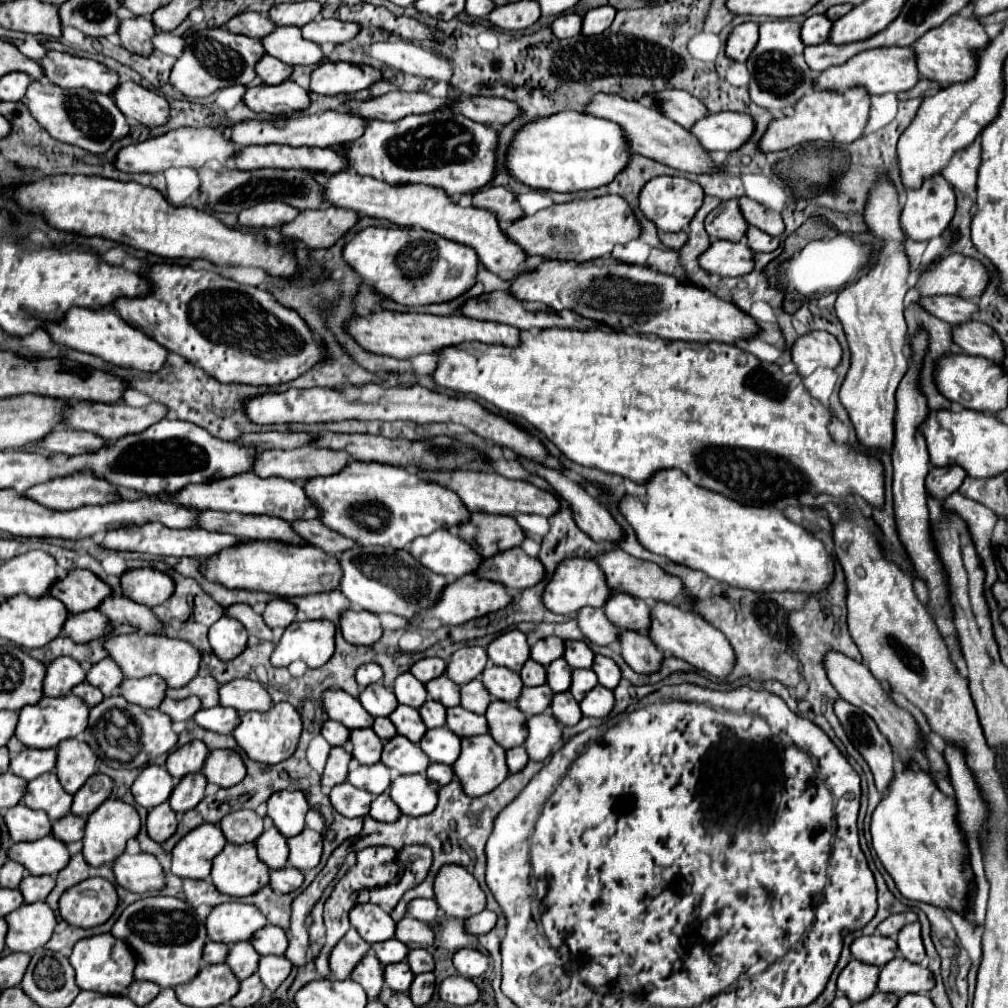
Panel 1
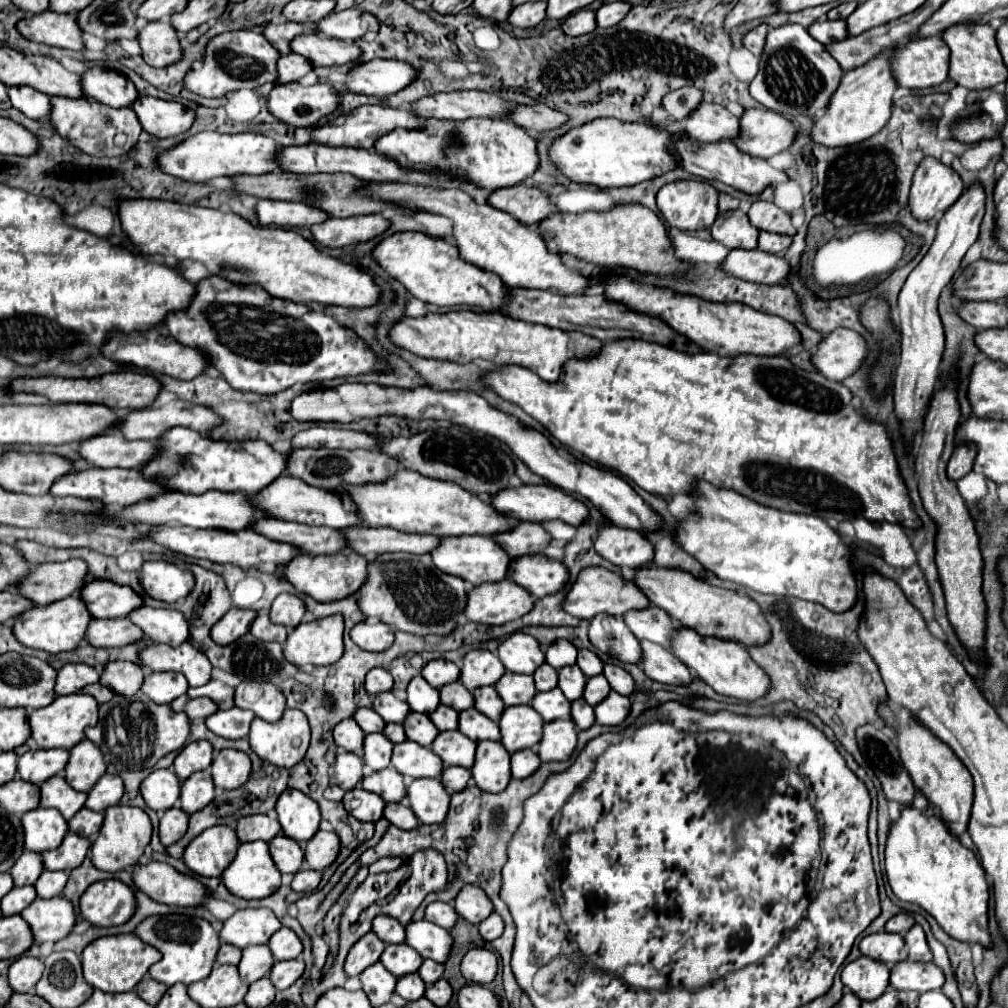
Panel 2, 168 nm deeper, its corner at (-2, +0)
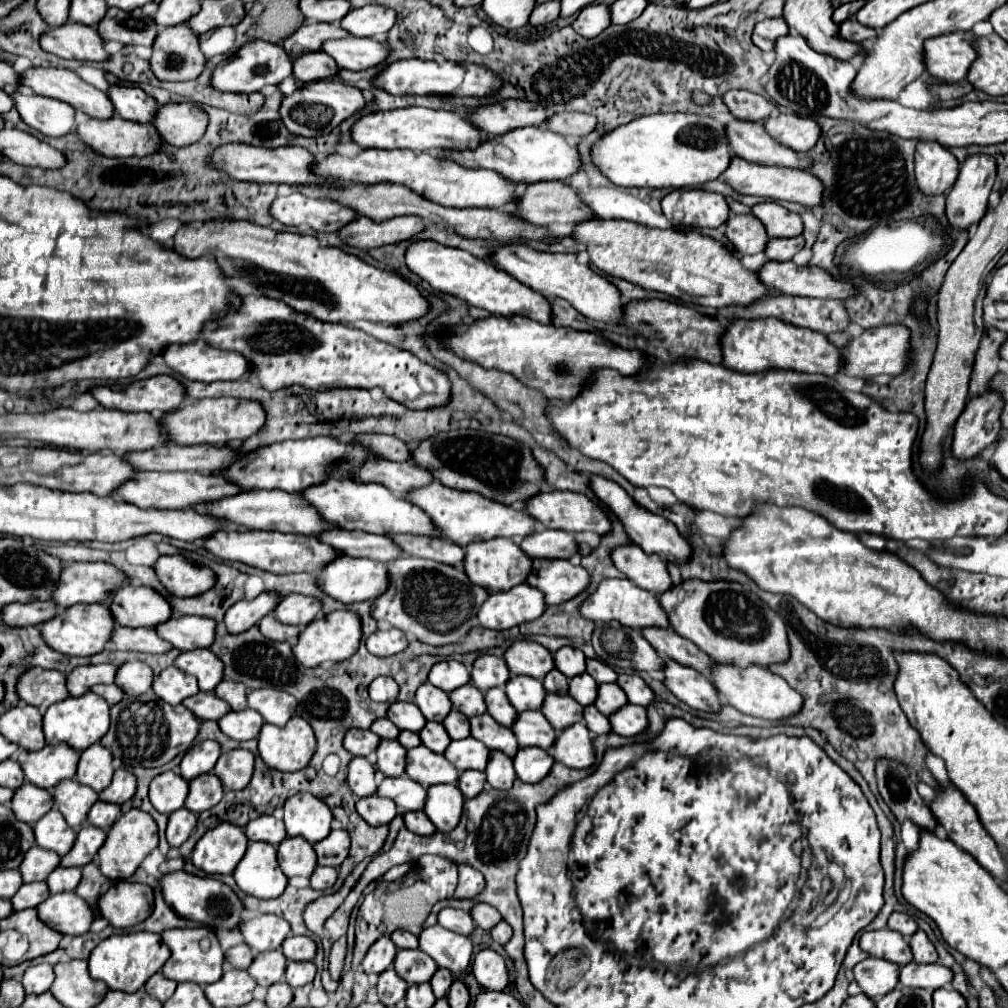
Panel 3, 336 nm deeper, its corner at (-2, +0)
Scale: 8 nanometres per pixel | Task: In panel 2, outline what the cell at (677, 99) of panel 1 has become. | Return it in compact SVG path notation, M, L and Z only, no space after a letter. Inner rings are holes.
M701 102L685 122L687 134L699 142L731 140L739 130L739 118L715 102Z

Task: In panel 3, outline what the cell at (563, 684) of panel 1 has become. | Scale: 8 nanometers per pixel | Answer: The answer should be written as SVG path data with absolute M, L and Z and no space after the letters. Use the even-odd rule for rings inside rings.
M579 674L577 678L569 680L569 694L583 706L589 706L597 698L599 684L589 674Z

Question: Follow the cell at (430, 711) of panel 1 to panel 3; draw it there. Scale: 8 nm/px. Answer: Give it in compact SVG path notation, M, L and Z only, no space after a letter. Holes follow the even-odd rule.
M451 710L451 712L449 712L449 718L445 718L443 726L445 726L445 730L449 732L451 740L461 740L461 738L471 736L469 718L465 718L465 714L461 714L461 712L457 712L457 710Z

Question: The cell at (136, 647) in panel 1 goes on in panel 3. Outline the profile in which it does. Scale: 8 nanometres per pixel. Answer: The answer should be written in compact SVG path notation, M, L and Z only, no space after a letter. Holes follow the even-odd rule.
M199 648L193 652L183 652L177 660L175 666L187 674L197 676L199 688L203 692L213 692L217 682L223 680L223 662L217 658L211 650Z

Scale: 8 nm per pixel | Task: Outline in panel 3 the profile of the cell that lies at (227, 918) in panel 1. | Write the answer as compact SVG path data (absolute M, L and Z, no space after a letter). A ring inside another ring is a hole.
M263 914L239 926L245 942L255 952L267 952L281 948L283 940L289 936L291 926L287 920L277 918L273 914Z

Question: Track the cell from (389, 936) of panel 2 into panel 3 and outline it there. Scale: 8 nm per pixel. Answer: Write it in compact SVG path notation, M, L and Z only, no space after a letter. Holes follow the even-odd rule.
M397 930L391 934L391 940L395 942L397 948L419 948L419 940L417 936L405 932L405 930Z

